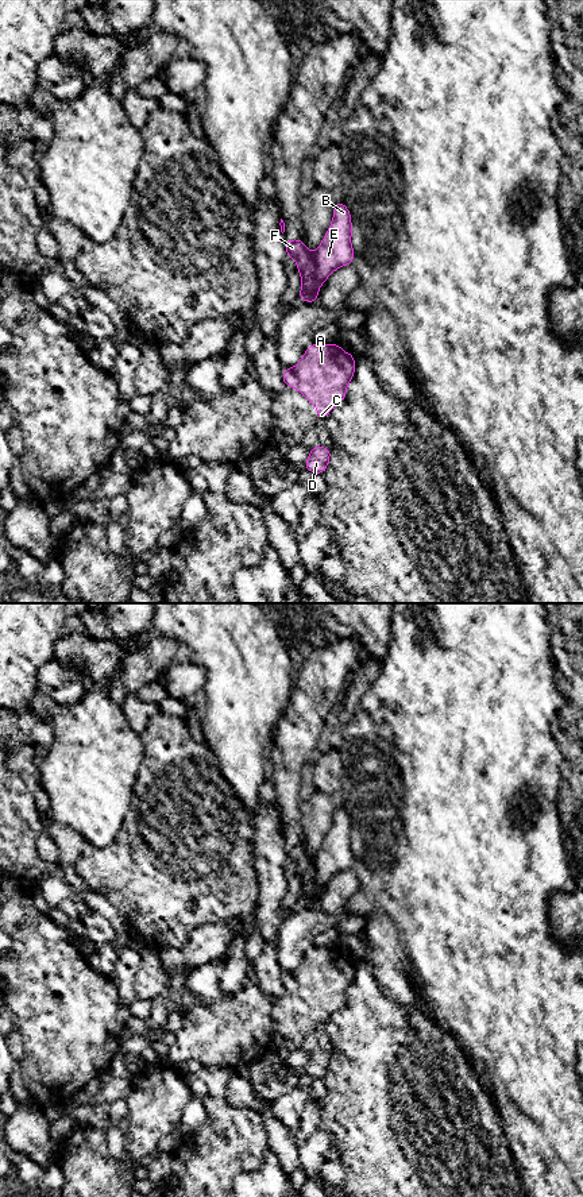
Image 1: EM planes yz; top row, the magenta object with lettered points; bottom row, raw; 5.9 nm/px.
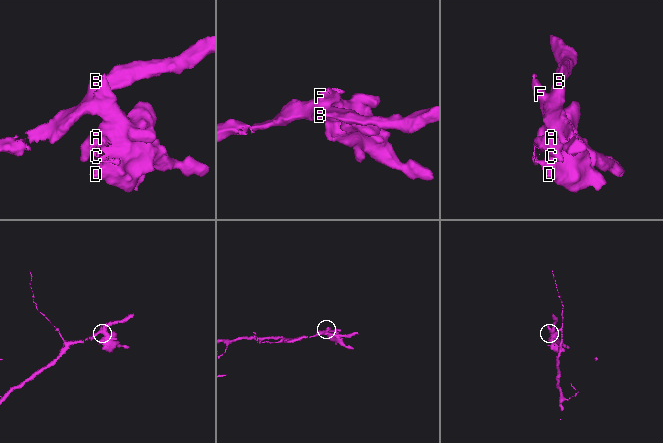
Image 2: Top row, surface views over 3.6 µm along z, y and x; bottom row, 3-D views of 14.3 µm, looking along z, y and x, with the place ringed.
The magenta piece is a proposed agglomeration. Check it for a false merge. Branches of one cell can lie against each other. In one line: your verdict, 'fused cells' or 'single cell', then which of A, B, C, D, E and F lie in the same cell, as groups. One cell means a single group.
fused cells; groups A C D F / B E

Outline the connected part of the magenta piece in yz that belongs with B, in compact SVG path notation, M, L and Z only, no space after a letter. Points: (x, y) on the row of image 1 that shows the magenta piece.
M335 202L331 225L314 251L314 283L320 289L328 277L337 269L354 263L351 244L352 221L351 212L344 202Z

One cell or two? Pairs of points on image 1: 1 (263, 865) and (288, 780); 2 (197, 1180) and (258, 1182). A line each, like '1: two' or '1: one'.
1: two
2: two

